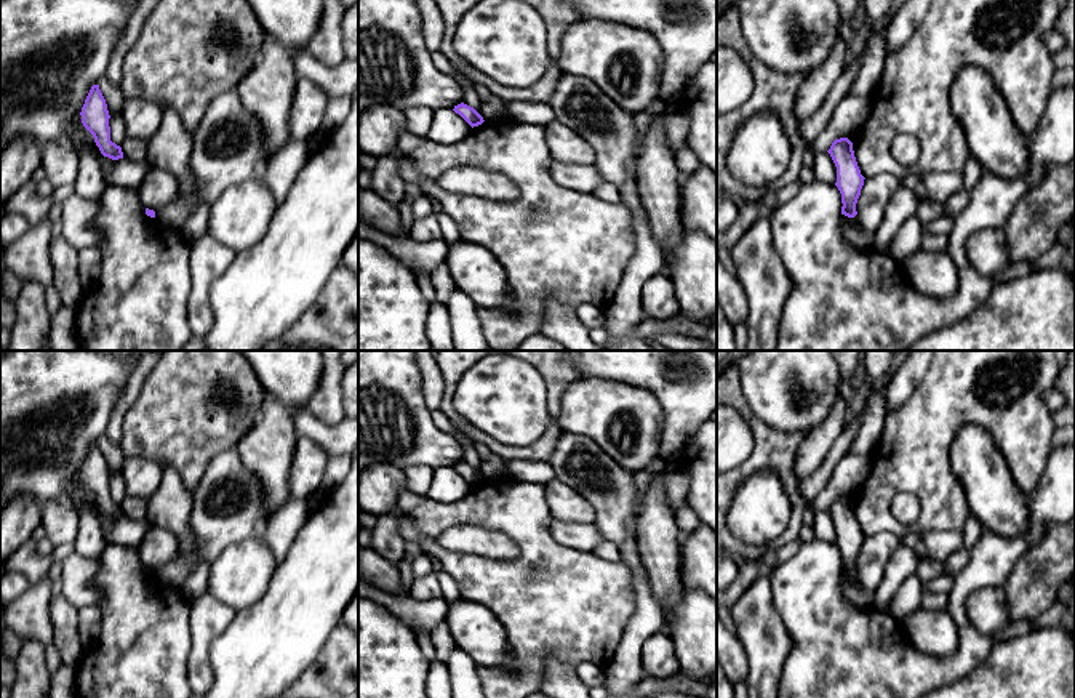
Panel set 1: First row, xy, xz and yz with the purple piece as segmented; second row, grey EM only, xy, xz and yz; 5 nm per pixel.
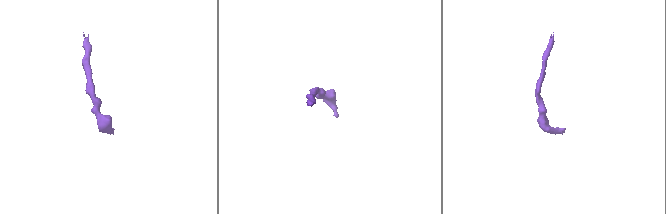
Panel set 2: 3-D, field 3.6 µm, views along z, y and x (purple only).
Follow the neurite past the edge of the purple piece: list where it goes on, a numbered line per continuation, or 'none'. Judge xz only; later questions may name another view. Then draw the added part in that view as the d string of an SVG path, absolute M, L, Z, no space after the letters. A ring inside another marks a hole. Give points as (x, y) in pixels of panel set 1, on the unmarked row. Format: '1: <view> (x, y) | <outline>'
none

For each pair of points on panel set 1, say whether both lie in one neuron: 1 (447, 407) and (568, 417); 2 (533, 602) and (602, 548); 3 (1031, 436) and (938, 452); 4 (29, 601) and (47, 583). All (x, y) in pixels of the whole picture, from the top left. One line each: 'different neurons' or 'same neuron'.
1: different neurons
2: different neurons
3: same neuron
4: same neuron

